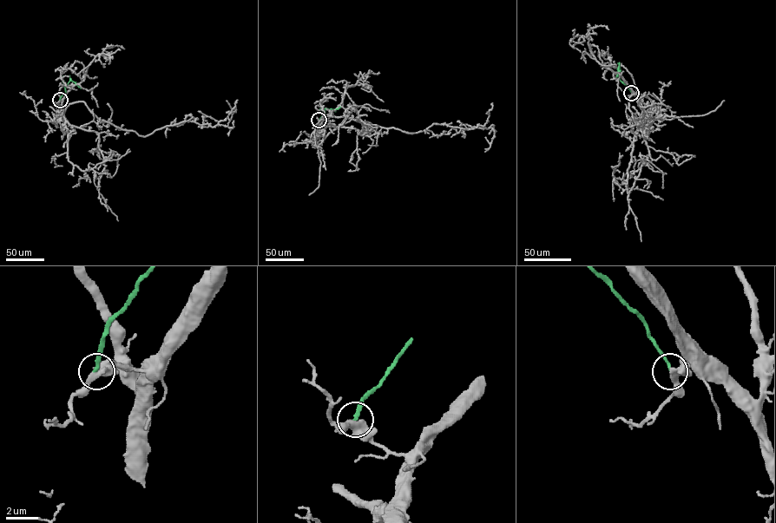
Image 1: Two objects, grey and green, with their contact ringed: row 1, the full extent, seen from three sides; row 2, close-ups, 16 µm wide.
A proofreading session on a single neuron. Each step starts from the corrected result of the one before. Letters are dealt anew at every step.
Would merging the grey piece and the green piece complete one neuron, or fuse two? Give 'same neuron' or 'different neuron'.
different neuron

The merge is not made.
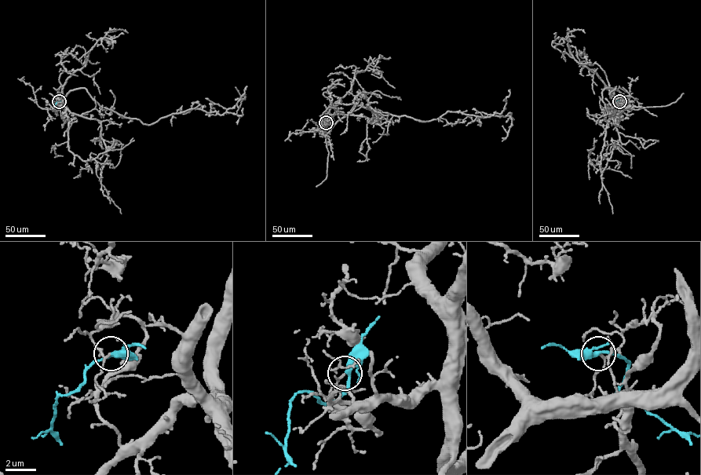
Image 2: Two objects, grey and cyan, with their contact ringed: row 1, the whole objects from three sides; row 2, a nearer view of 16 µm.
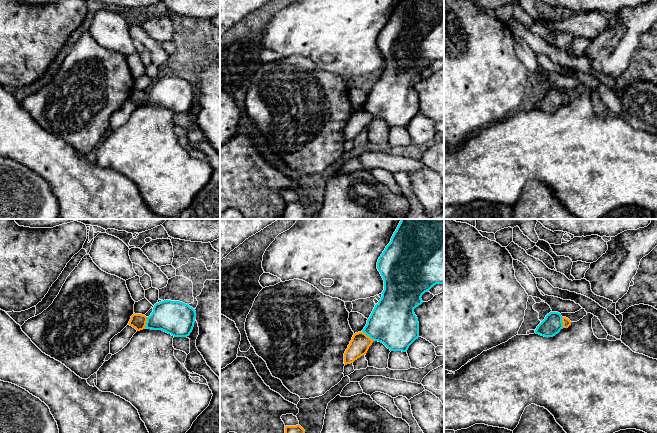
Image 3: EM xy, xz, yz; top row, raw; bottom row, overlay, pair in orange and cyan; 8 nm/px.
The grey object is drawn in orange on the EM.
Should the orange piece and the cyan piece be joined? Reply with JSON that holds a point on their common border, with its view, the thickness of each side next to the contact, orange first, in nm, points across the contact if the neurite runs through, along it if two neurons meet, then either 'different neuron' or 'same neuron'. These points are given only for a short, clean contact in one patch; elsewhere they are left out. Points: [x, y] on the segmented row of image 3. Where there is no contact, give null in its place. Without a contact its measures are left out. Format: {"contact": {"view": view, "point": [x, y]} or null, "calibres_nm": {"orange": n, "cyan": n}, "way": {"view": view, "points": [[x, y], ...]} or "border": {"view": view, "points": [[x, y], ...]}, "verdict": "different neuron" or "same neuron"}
{"contact": {"view": "xz", "point": [368, 336]}, "calibres_nm": {"orange": 160, "cyan": 380}, "border": {"view": "xz", "points": [[362, 331], [374, 340]]}, "verdict": "different neuron"}

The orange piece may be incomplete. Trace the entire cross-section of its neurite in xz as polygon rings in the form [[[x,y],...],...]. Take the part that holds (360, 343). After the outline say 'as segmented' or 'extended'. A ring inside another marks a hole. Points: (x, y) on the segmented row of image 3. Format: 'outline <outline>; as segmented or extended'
outline [[[355,333],[344,353],[344,364],[351,364],[361,356],[365,355],[373,342],[374,340],[365,333]]]; as segmented

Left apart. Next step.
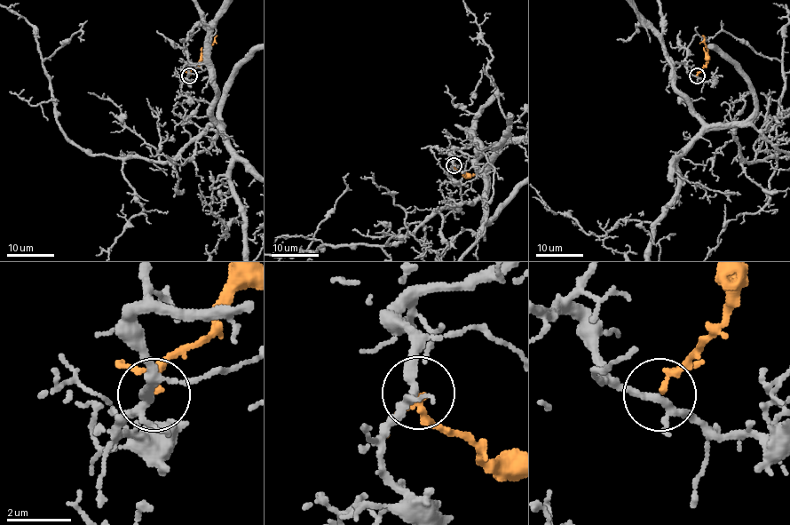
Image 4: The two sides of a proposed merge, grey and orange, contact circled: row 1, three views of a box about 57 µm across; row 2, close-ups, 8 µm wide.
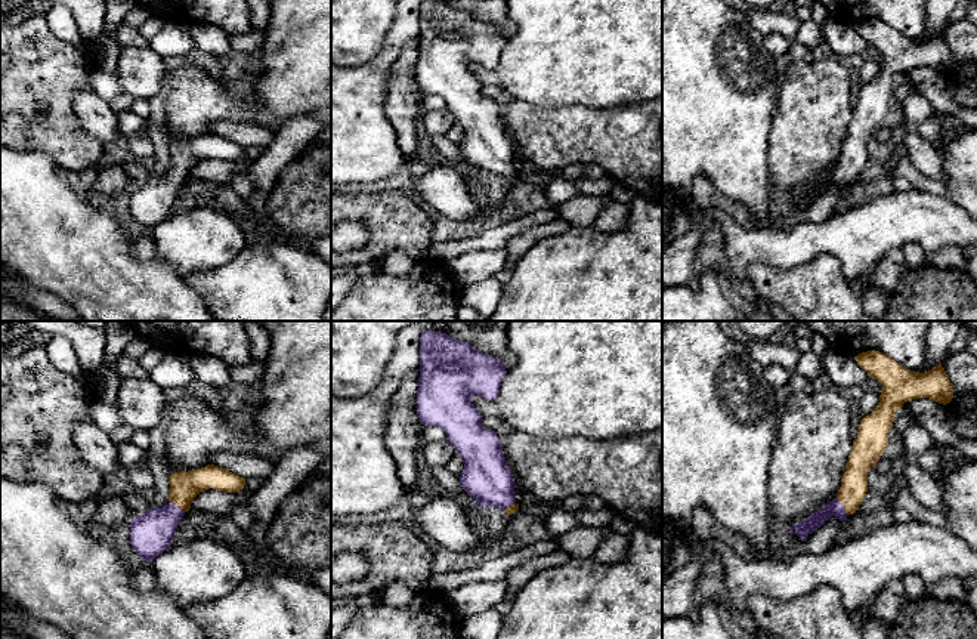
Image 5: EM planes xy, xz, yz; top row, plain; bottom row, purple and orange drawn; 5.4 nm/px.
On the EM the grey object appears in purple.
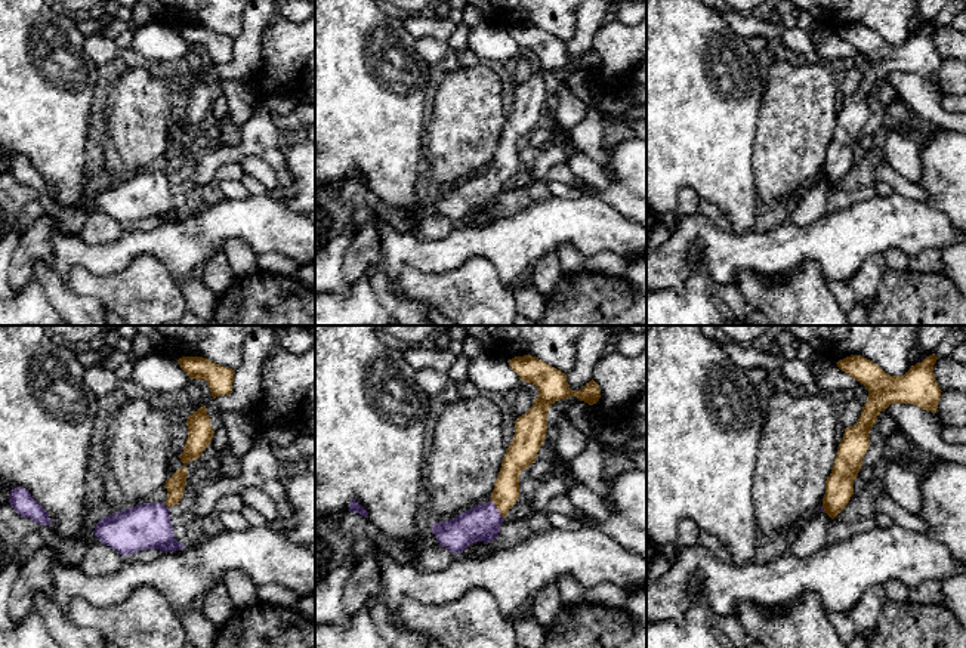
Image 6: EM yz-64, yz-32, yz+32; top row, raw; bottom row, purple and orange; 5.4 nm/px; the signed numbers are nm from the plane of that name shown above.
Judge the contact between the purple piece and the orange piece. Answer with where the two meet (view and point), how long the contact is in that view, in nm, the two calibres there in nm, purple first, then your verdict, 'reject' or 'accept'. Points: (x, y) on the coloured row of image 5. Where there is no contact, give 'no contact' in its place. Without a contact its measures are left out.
contact yz (843, 506); length 120 nm; calibres 90 and 150 nm; accept

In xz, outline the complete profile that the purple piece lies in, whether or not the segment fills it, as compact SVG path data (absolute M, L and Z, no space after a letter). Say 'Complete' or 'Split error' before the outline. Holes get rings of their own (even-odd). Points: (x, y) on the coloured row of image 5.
Split error. M426 330L420 337L420 377L417 414L423 425L439 426L446 439L463 459L460 484L480 507L504 509L507 515L519 510L514 500L514 478L505 463L503 445L494 430L482 426L482 414L472 404L474 395L495 399L507 370L492 355L479 352L467 342L455 340L446 333Z

